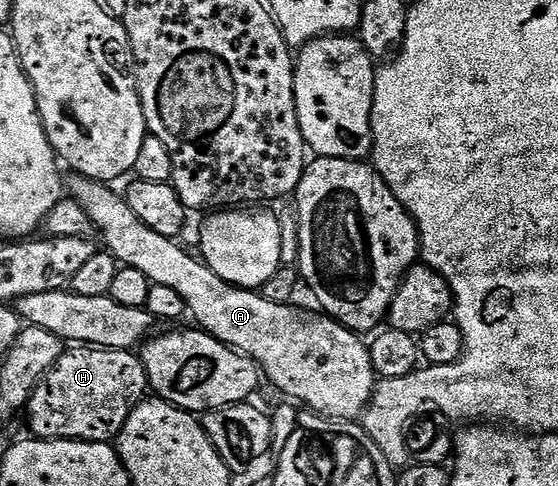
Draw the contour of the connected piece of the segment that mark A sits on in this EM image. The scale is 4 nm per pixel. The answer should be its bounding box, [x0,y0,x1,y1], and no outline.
[67,176,379,420]

